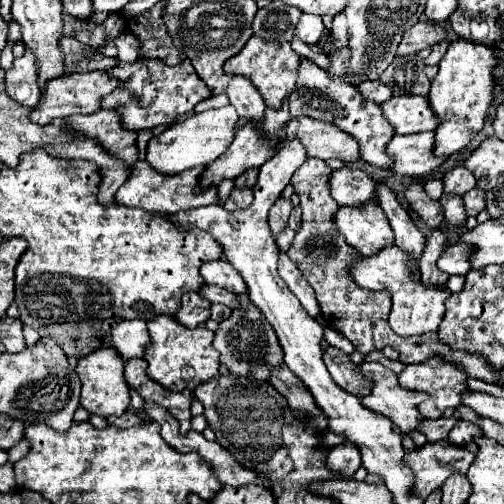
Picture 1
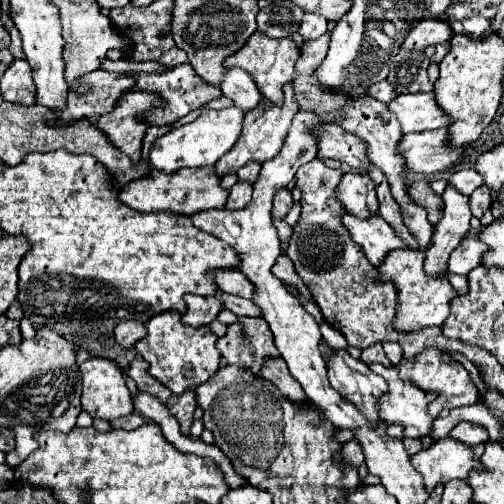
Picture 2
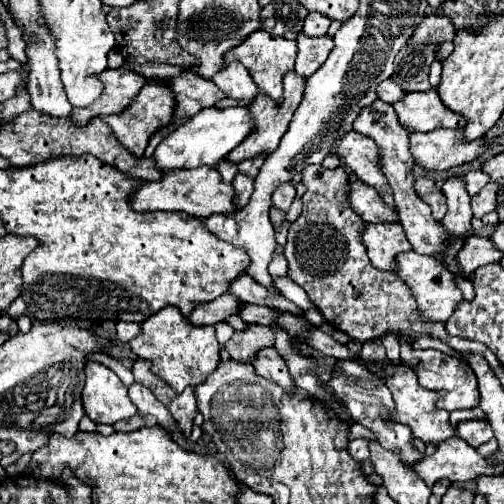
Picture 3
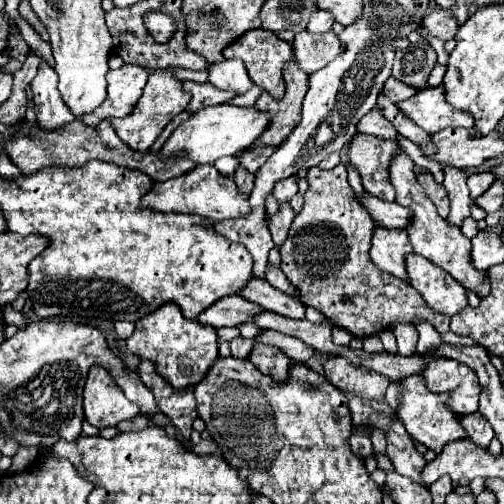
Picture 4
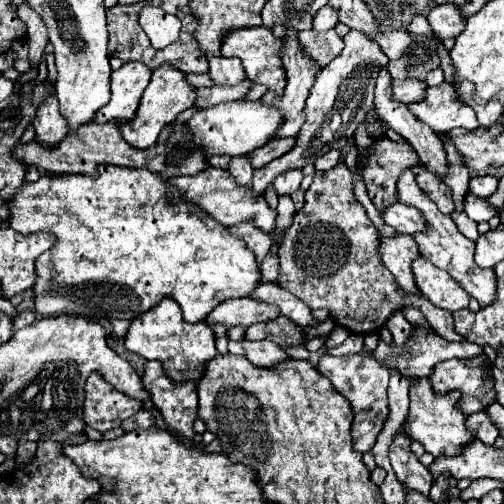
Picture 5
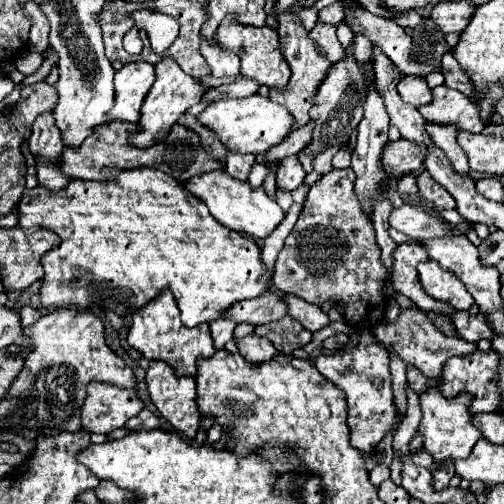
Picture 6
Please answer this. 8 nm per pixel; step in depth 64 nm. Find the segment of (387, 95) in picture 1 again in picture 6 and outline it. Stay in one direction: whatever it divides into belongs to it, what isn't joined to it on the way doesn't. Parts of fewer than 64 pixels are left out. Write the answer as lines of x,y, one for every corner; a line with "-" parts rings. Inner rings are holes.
404,76
398,84
398,92
402,100
412,106
424,106
432,102
432,90
420,76

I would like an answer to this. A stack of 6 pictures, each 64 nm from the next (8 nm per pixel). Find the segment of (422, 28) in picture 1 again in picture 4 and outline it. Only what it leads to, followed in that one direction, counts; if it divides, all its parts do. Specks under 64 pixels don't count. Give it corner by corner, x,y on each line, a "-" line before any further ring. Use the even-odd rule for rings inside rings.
436,8
434,12
430,12
424,20
422,20
422,24
426,26
426,30
432,34
432,36
438,36
440,40
452,40
454,36
456,36
456,32
458,32
458,24
456,24
456,18
450,14
450,12
446,12
446,10
442,10
442,8

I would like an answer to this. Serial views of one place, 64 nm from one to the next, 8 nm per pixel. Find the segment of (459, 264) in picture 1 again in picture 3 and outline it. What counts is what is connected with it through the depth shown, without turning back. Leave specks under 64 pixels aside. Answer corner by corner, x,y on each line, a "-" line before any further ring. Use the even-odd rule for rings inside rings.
470,236
458,254
458,264
466,274
470,274
480,266
500,262
500,254
502,252
492,244
490,236

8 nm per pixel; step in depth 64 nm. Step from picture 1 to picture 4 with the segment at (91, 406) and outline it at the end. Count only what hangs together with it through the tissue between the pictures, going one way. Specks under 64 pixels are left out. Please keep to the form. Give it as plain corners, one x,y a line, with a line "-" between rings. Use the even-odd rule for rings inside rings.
92,368
84,386
84,416
96,428
116,426
122,420
132,420
140,408
132,404
114,384
104,368

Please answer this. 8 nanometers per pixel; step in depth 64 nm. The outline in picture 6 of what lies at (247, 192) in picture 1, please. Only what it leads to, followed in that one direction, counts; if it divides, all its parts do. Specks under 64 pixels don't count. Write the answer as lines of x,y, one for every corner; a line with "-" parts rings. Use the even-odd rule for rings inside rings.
228,152
226,154
226,172
238,180
248,180
250,168
254,166
256,158
252,154
236,154
236,152

